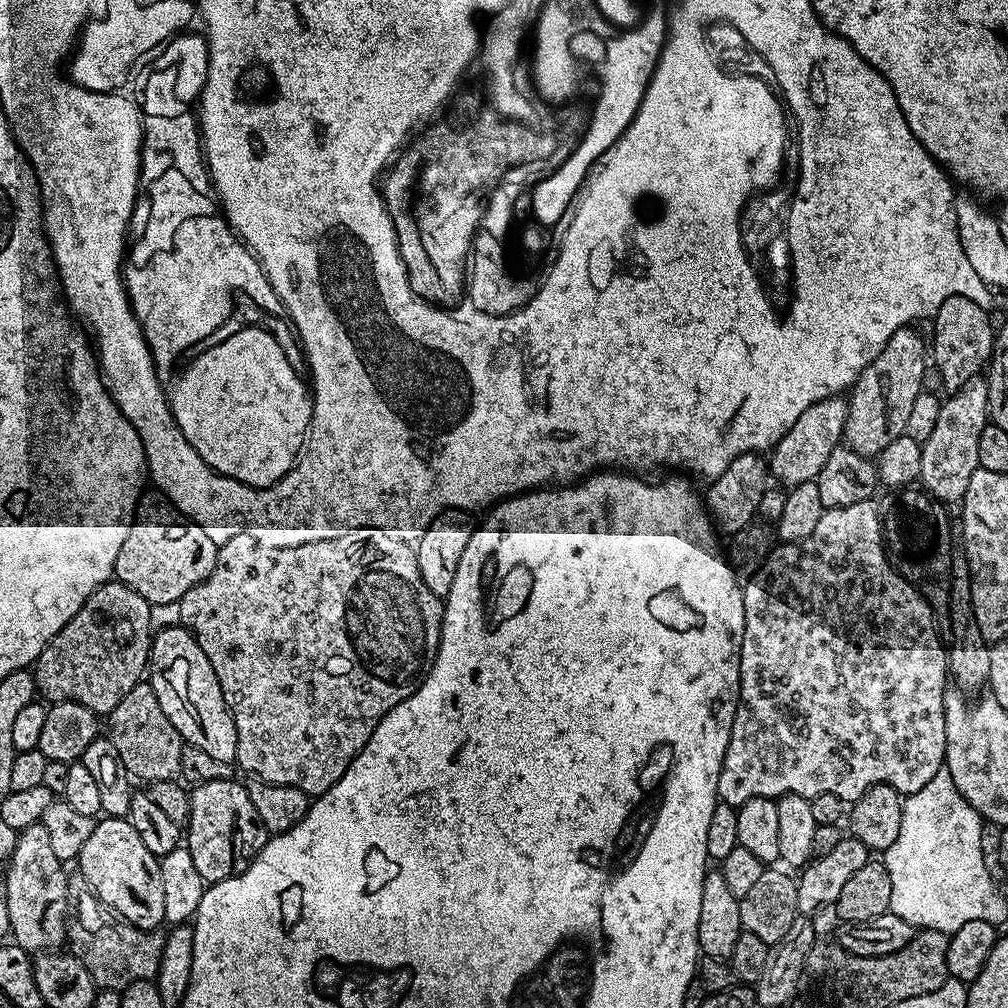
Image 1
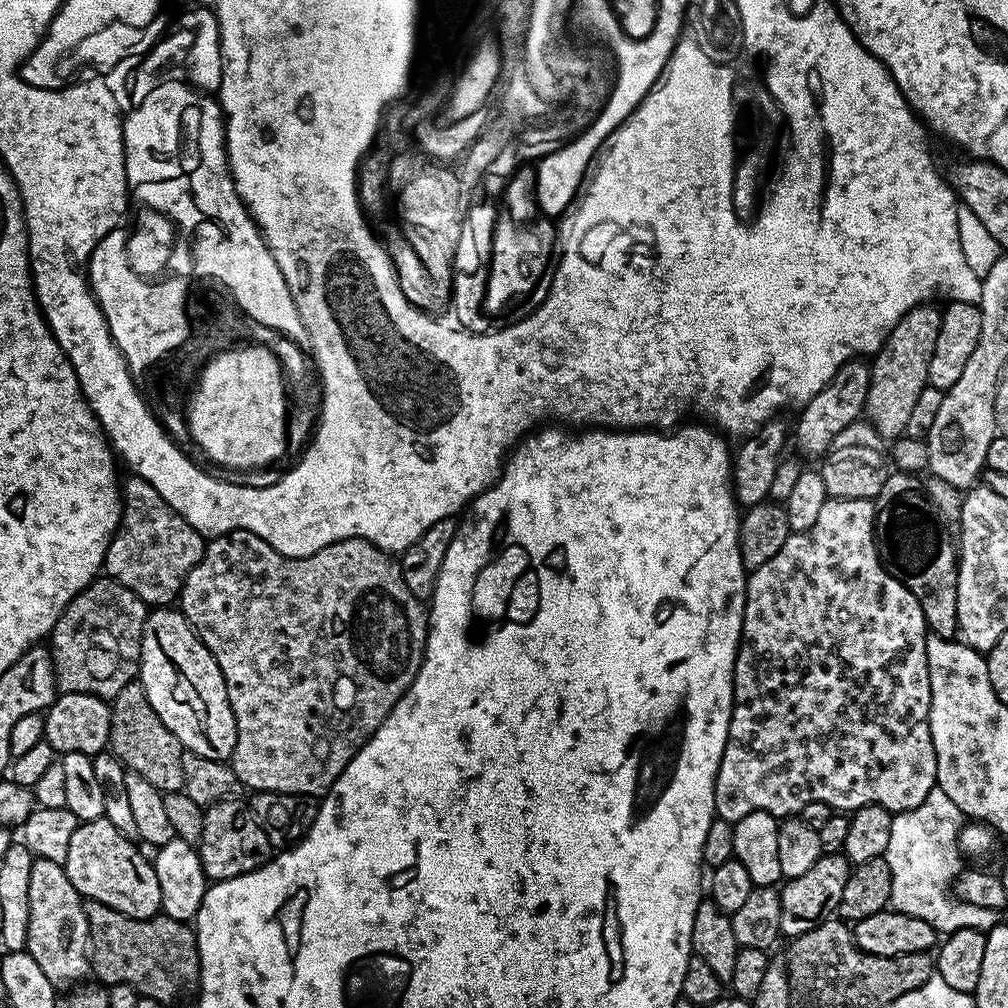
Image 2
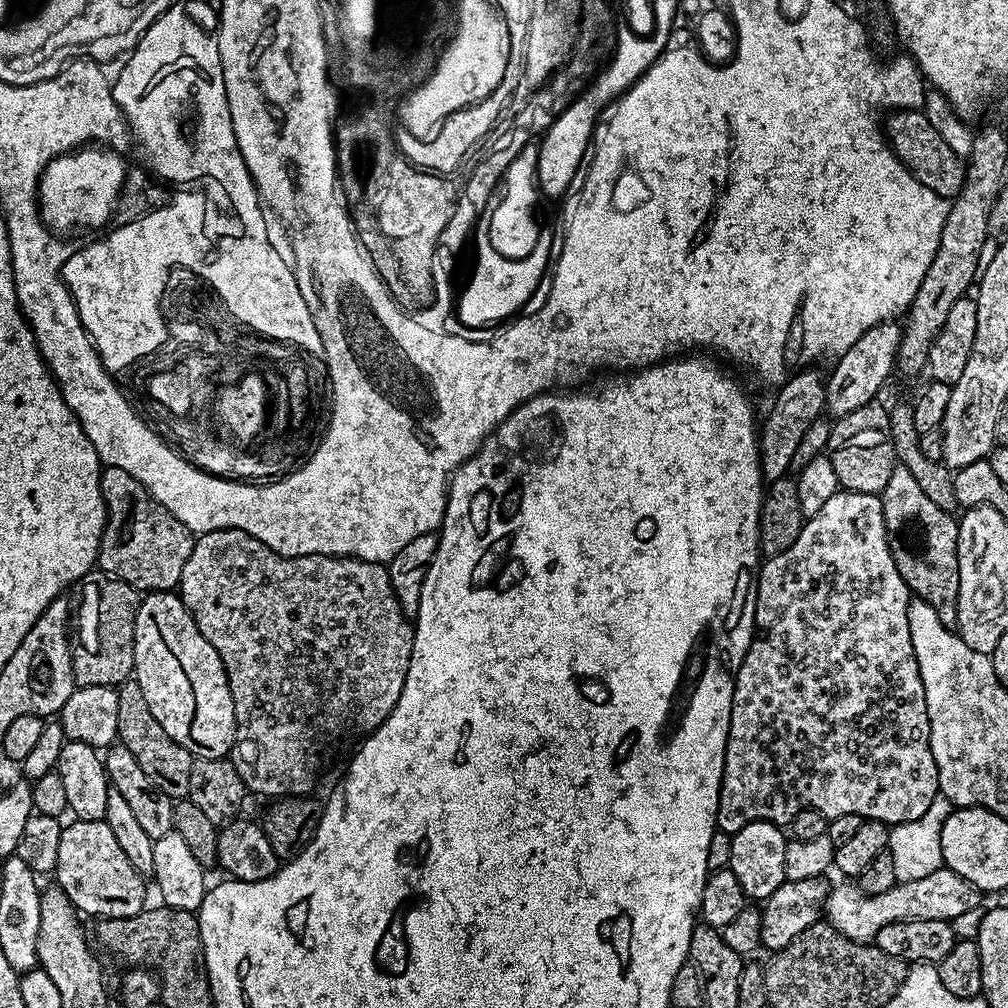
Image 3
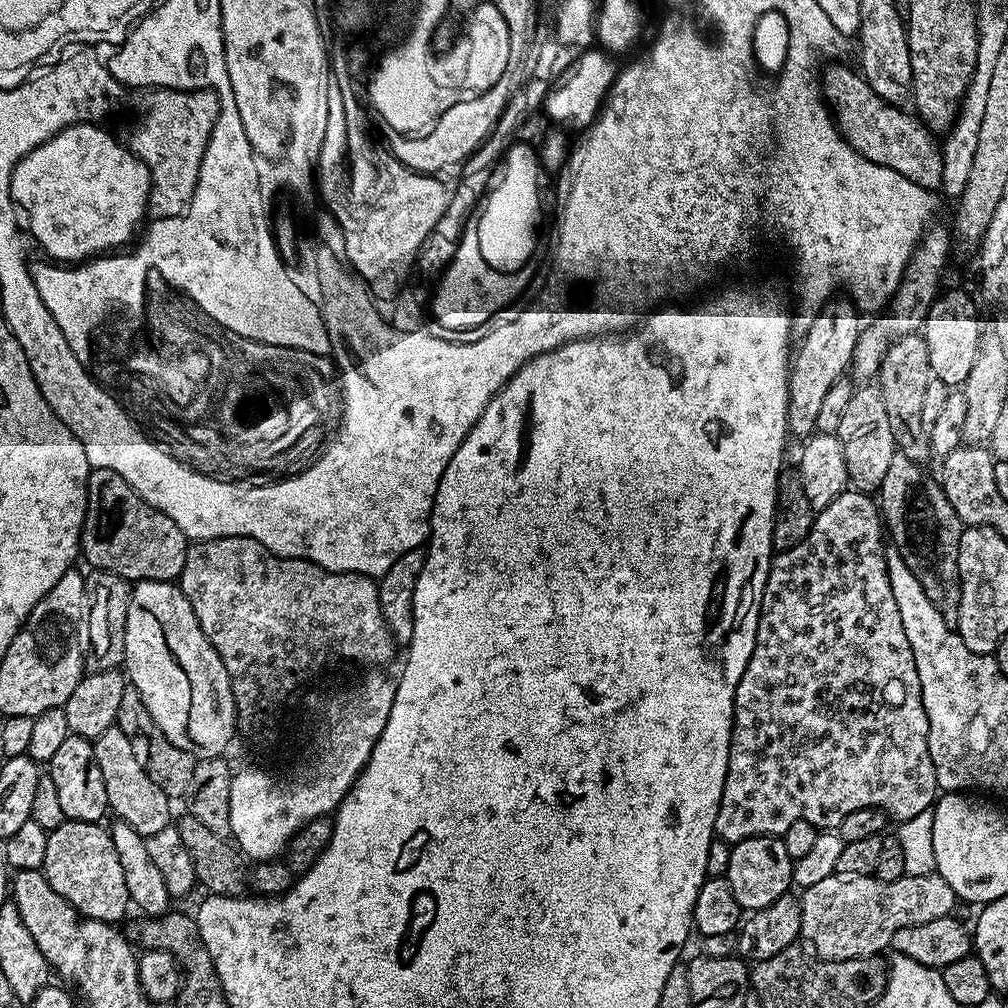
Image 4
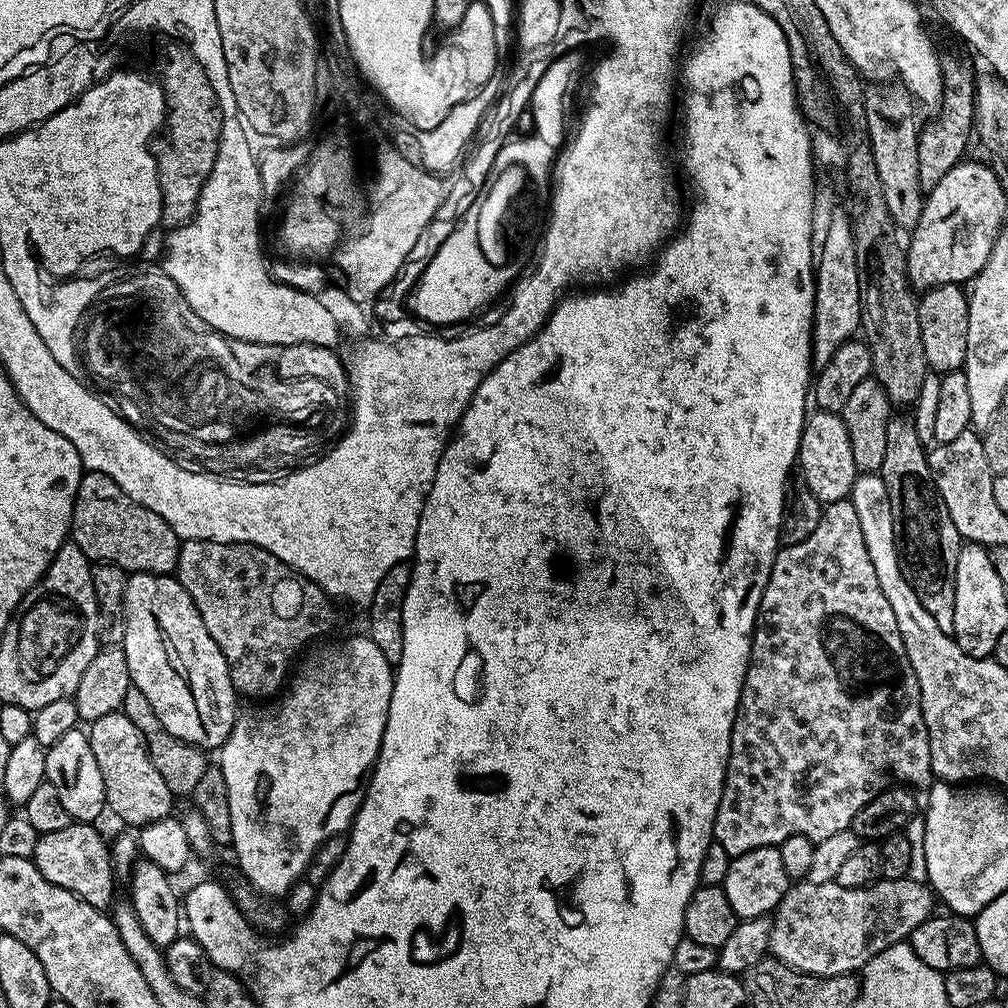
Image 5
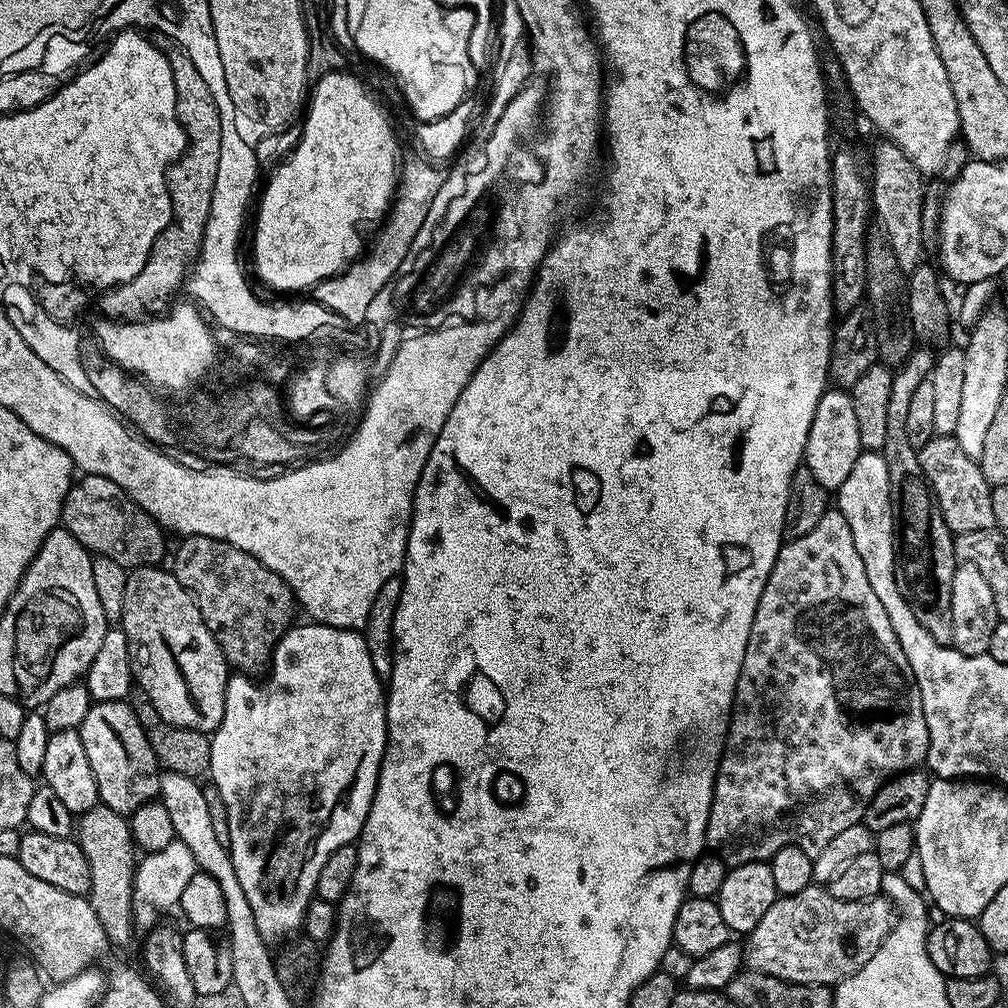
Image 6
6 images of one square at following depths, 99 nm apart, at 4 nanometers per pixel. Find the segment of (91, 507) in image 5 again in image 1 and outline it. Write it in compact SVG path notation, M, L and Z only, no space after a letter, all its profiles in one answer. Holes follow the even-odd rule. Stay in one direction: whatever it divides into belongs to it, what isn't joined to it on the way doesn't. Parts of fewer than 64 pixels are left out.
M159 490L145 491L136 507L136 515L131 530L126 534L126 542L122 542L122 550L118 550L115 579L121 584L130 586L146 602L153 606L172 606L181 600L186 590L194 590L198 582L202 582L214 570L218 545L207 536L206 530L178 511L168 502L167 496Z

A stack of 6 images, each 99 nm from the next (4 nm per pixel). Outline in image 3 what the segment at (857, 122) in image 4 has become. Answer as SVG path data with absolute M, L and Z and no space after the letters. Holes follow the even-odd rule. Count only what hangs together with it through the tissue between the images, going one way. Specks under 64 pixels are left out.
M893 111L886 120L886 135L892 153L906 166L906 170L910 170L915 180L922 182L922 186L945 198L954 198L959 194L964 184L965 161L946 146L945 139L934 130L923 111Z

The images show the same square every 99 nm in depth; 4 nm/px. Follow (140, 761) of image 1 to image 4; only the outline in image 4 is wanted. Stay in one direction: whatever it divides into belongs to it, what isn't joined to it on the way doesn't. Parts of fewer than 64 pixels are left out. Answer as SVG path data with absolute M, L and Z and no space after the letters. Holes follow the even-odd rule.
M125 687L122 702L118 706L115 727L120 728L122 734L126 734L126 738L133 740L144 761L146 774L150 774L150 778L154 778L154 782L162 786L162 790L168 797L183 796L184 798L191 793L197 757L182 750L182 746L174 746L174 742L170 742L170 738L162 734L154 718L150 718L150 710L146 710L146 702L142 702L142 694L138 694L136 688Z

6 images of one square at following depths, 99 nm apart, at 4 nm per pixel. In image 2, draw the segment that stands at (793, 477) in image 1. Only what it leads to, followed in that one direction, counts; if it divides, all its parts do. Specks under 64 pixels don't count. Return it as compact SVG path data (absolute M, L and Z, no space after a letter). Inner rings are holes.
M863 359L850 360L841 366L834 378L830 378L821 392L814 394L814 398L799 409L800 421L794 424L794 440L800 443L806 455L823 457L837 443L836 436L842 435L856 419L861 419L871 373L871 367Z

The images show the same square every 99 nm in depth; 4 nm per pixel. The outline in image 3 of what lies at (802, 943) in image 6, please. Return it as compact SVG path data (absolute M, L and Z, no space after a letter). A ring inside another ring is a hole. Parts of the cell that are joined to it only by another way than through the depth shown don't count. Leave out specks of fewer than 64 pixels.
M941 866L934 870L934 874L926 874L926 878L914 878L914 882L901 884L897 882L890 890L885 892L873 892L871 894L864 891L856 882L840 882L828 893L828 901L824 904L827 923L837 928L846 938L850 938L859 944L867 944L875 941L878 930L882 926L890 926L890 922L930 922L931 920L946 920L956 922L959 916L967 917L981 907L982 893L973 884L966 882L962 874L954 874L954 870Z

